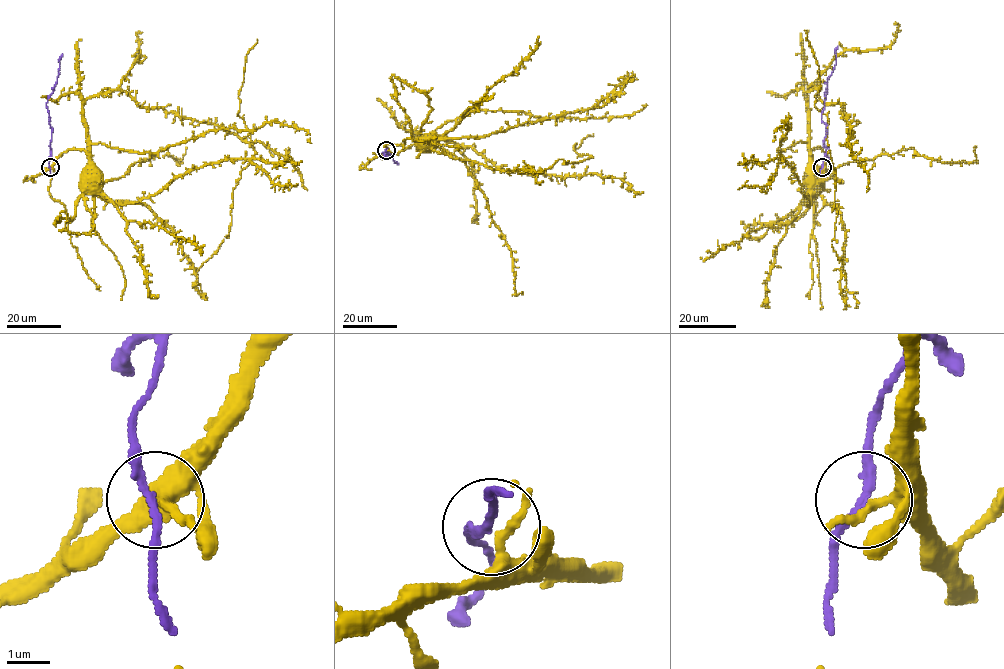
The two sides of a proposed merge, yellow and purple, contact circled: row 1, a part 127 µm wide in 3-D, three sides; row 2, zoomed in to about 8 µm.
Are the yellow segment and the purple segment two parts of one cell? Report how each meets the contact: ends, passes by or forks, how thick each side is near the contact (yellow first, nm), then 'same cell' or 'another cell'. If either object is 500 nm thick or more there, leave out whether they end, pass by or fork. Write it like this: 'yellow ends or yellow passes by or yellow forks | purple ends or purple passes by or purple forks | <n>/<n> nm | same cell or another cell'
yellow passes by | purple passes by | 280/160 nm | same cell

